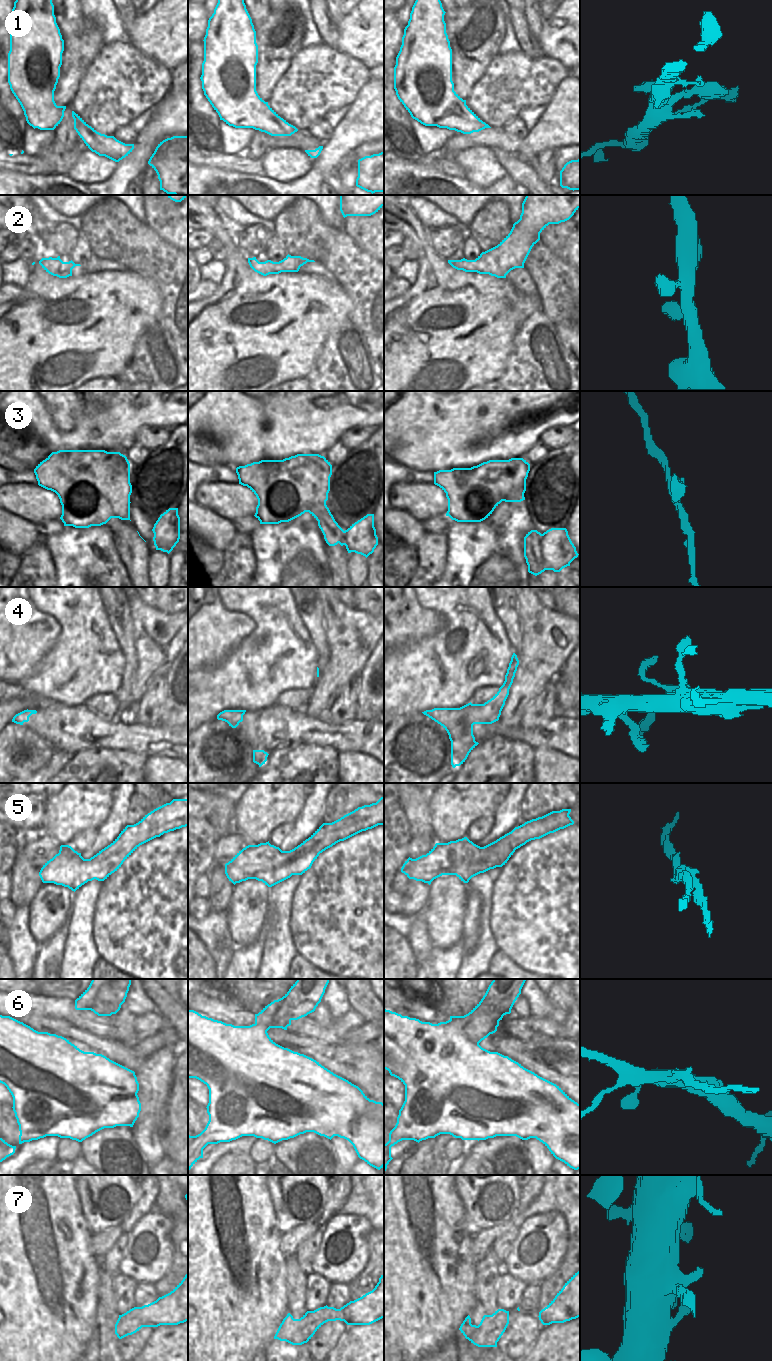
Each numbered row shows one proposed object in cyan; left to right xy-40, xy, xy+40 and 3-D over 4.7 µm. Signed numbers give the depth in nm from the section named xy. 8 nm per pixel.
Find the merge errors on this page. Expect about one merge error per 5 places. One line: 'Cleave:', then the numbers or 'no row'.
Cleave: 5, 6

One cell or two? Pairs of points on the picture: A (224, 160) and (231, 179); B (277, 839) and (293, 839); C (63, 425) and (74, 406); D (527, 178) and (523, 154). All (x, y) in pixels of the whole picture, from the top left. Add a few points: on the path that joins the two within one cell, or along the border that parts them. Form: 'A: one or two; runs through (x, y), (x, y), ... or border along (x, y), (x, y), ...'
A: two; border along (205, 165), (211, 168), (251, 174)
B: two; border along (295, 823), (292, 831), (279, 847)
C: one; runs through (64, 420), (64, 416), (69, 411)
D: two; border along (515, 154), (528, 163)

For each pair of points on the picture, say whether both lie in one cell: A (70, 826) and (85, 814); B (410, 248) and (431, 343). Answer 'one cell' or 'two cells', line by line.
A: one cell
B: two cells

